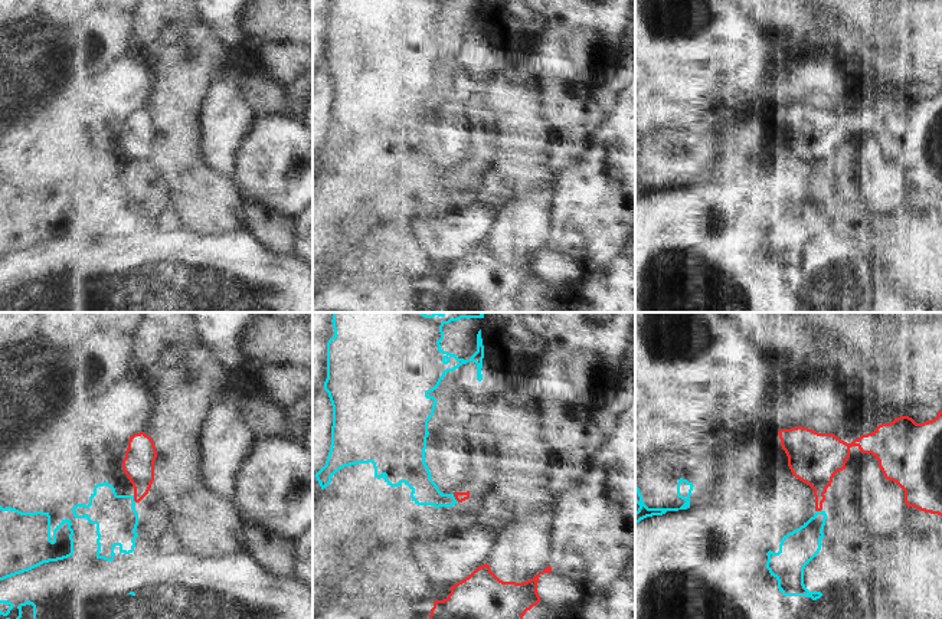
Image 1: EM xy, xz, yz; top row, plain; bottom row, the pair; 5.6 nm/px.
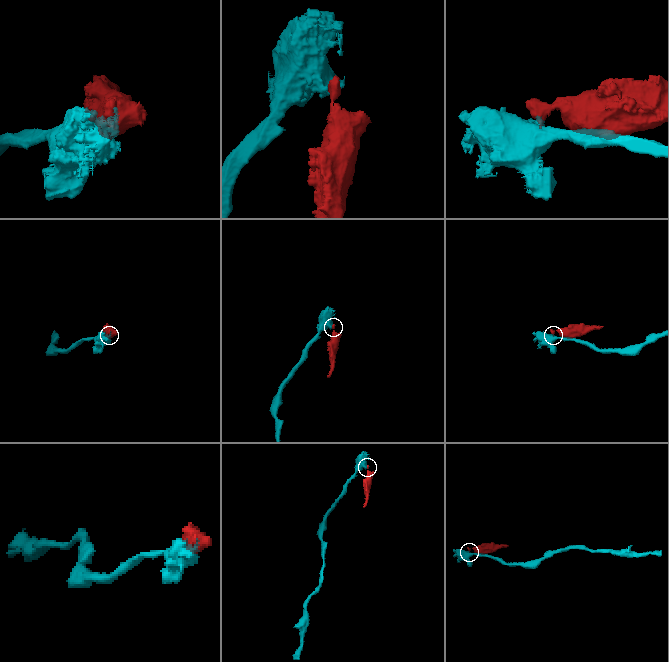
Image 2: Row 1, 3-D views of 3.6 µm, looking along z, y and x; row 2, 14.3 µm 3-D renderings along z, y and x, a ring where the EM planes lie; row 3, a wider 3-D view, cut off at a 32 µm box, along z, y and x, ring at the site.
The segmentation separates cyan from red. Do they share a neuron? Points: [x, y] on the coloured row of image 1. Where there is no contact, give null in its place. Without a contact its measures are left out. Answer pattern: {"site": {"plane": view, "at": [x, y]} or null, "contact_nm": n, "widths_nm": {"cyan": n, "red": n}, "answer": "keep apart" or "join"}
{"site": {"plane": "xz", "at": [454, 498]}, "contact_nm": 60, "widths_nm": {"cyan": 150, "red": 60}, "answer": "keep apart"}

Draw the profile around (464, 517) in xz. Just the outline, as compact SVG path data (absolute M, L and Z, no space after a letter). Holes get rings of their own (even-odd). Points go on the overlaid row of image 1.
M470 500L451 507L452 514L445 520L448 530L454 533L470 531L478 524L478 517Z

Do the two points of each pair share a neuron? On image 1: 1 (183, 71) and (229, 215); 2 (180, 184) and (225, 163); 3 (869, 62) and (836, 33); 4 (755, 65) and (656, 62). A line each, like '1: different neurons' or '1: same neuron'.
1: same neuron
2: different neurons
3: same neuron
4: same neuron

